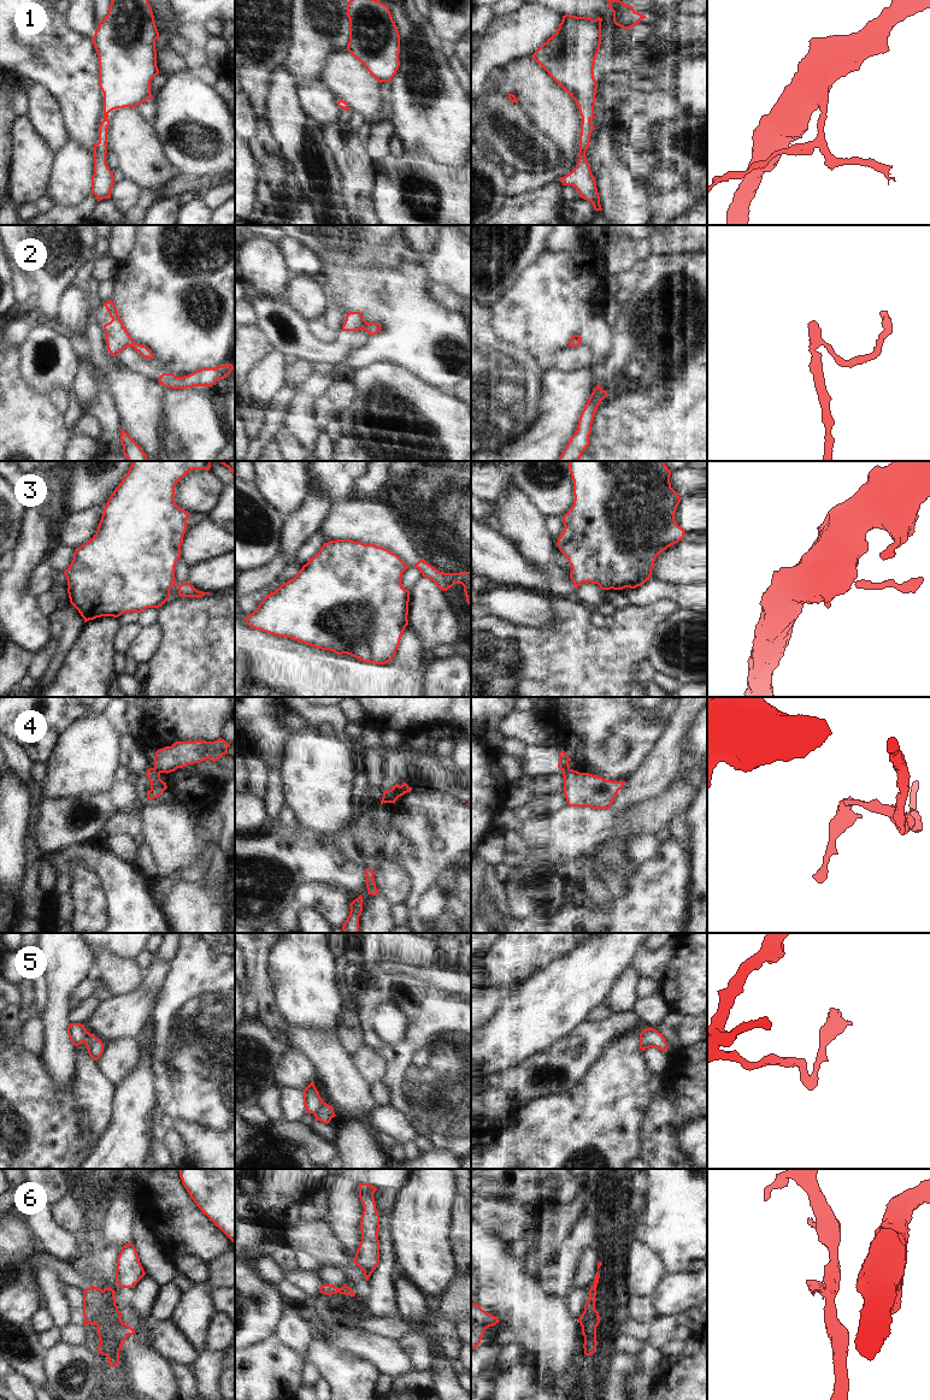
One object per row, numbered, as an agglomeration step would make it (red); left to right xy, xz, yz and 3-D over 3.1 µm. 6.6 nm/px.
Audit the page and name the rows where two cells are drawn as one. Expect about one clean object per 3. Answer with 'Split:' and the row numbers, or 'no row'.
Split: 3, 4, 5, 6

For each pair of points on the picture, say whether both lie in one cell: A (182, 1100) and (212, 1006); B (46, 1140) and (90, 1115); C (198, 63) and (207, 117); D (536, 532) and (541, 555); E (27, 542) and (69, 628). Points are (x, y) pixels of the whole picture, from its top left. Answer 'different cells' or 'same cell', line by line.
A: same cell
B: different cells
C: different cells
D: same cell
E: different cells

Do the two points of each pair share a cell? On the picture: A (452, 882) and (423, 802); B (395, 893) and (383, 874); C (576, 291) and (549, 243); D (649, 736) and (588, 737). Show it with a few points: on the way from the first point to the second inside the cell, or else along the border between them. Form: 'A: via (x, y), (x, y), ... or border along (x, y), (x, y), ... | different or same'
A: via (452, 862), (452, 854), (423, 822) | same
B: via (395, 888), (388, 879) | same
C: border along (582, 242), (582, 246), (576, 252), (542, 254) | different
D: via (634, 728), (604, 728) | same

